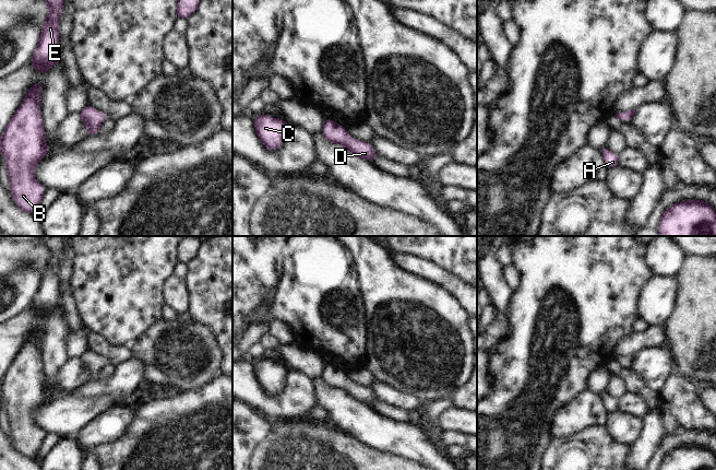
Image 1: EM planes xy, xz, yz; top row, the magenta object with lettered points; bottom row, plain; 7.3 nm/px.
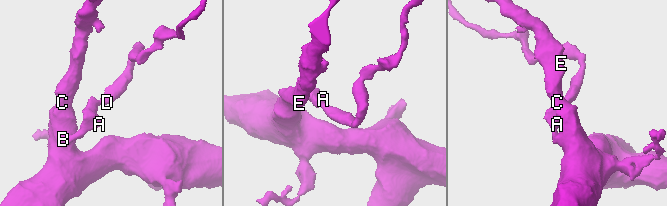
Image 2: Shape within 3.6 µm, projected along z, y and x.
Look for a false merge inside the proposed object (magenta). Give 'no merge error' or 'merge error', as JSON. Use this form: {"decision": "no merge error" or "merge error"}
{"decision": "no merge error"}

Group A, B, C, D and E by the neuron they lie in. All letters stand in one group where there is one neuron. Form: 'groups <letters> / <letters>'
groups A B C D E

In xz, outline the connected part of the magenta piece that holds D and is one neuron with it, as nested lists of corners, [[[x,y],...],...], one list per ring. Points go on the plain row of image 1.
[[[325,362],[322,378],[327,387],[343,389],[353,400],[367,407],[371,407],[379,401],[371,388],[354,384],[347,374],[331,363]]]

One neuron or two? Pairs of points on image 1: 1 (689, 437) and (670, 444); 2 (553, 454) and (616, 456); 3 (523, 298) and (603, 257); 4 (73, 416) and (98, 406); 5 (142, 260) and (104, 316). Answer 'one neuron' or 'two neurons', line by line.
1: one neuron
2: one neuron
3: one neuron
4: one neuron
5: one neuron

